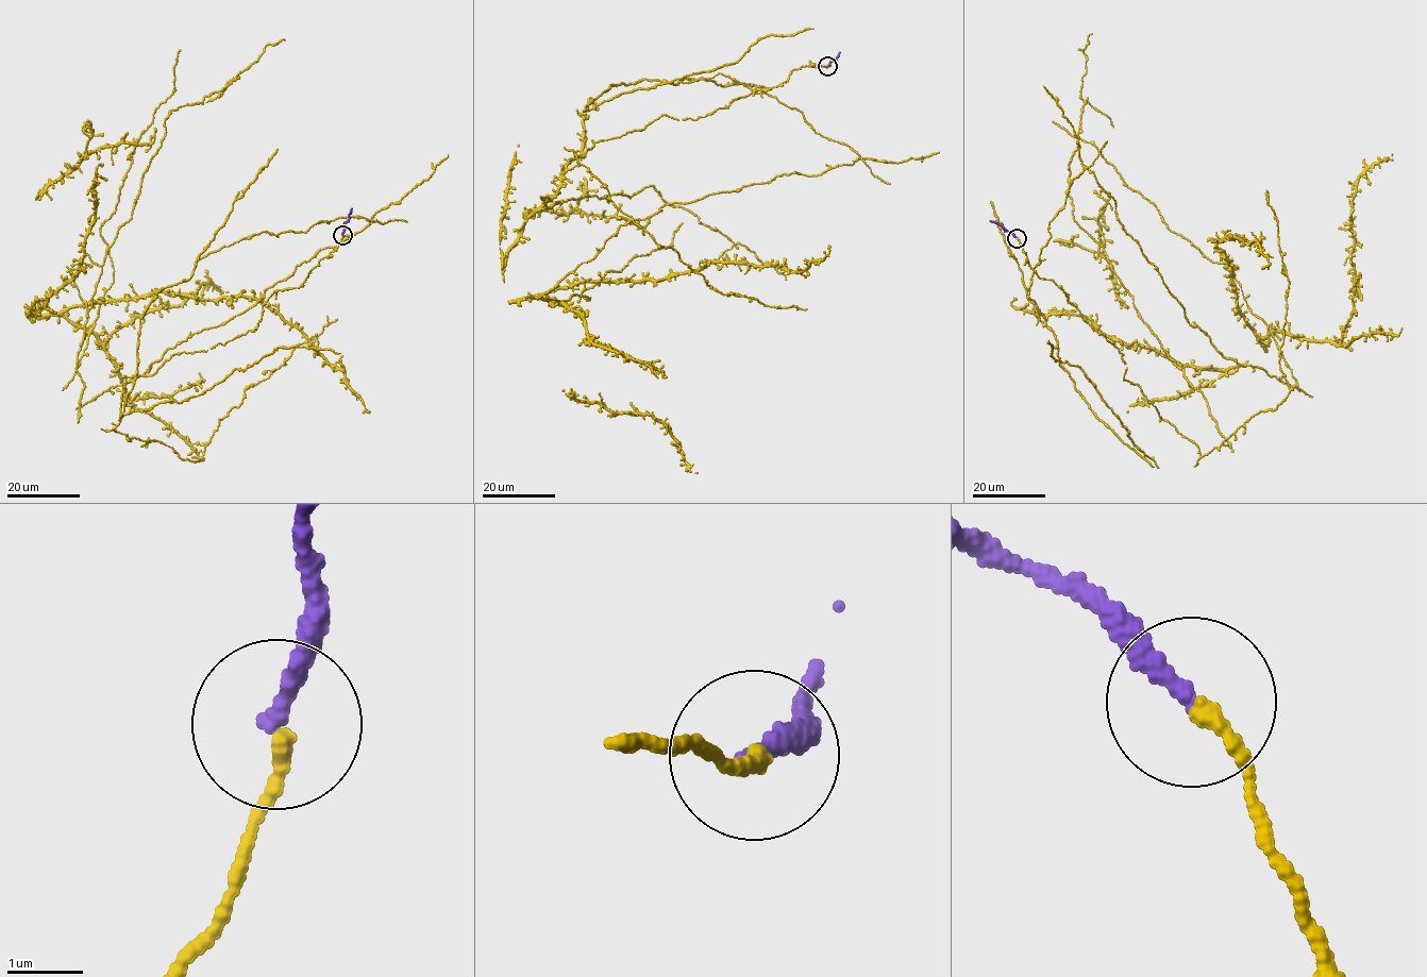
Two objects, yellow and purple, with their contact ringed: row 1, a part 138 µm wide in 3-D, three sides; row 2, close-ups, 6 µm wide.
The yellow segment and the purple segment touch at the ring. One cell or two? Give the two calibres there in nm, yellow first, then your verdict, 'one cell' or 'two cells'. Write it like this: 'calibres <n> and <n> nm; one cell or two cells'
calibres 220 and 240 nm; one cell

